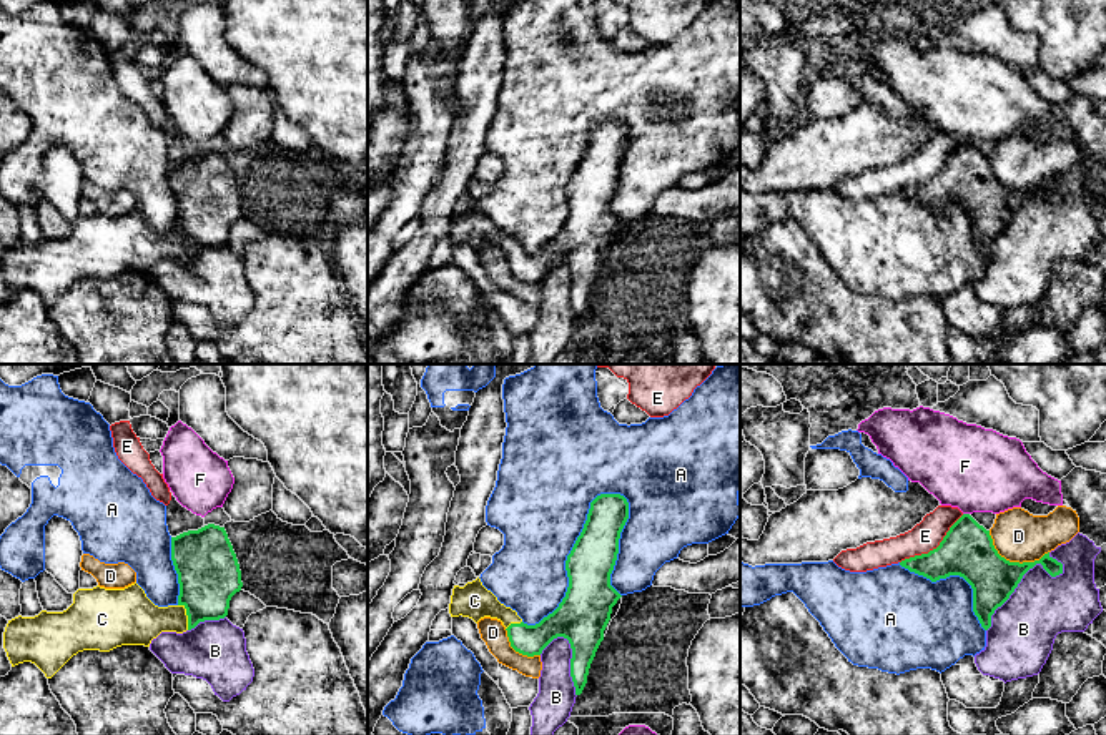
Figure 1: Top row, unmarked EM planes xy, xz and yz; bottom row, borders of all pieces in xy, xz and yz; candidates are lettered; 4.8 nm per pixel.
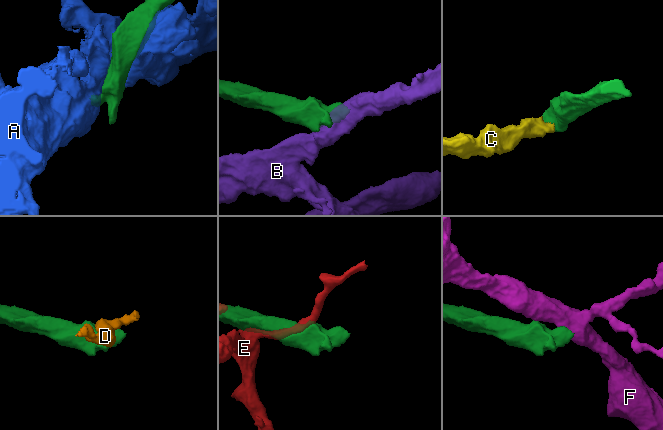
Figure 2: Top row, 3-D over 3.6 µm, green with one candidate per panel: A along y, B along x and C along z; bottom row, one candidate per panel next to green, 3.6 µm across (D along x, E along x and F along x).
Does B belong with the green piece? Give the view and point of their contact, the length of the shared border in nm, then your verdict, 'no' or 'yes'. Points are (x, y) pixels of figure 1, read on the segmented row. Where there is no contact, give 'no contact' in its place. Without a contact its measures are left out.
contact yz (1020, 581); length 500 nm; no

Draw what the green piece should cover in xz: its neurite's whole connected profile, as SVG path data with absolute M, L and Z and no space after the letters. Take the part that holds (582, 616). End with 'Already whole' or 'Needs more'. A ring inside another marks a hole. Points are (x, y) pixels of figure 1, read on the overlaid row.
M600 494L590 502L584 529L565 560L569 577L565 597L559 607L539 624L524 624L516 610L501 604L497 597L482 585L479 577L467 582L464 587L454 585L449 604L451 617L469 617L476 624L484 617L501 620L507 630L511 647L527 657L541 655L557 637L567 639L572 649L570 677L575 687L575 695L580 695L587 683L590 663L604 640L604 630L610 620L612 607L622 597L610 585L610 574L617 560L619 539L627 519L629 502L620 494Z. Needs more

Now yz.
M963 514L950 527L936 549L900 562L931 582L950 575L963 577L973 589L973 612L985 630L991 627L995 610L1010 599L1023 575L1036 564L1051 577L1063 574L1063 564L1049 552L1034 562L1006 560L995 549L990 530L970 514Z. Already whole

